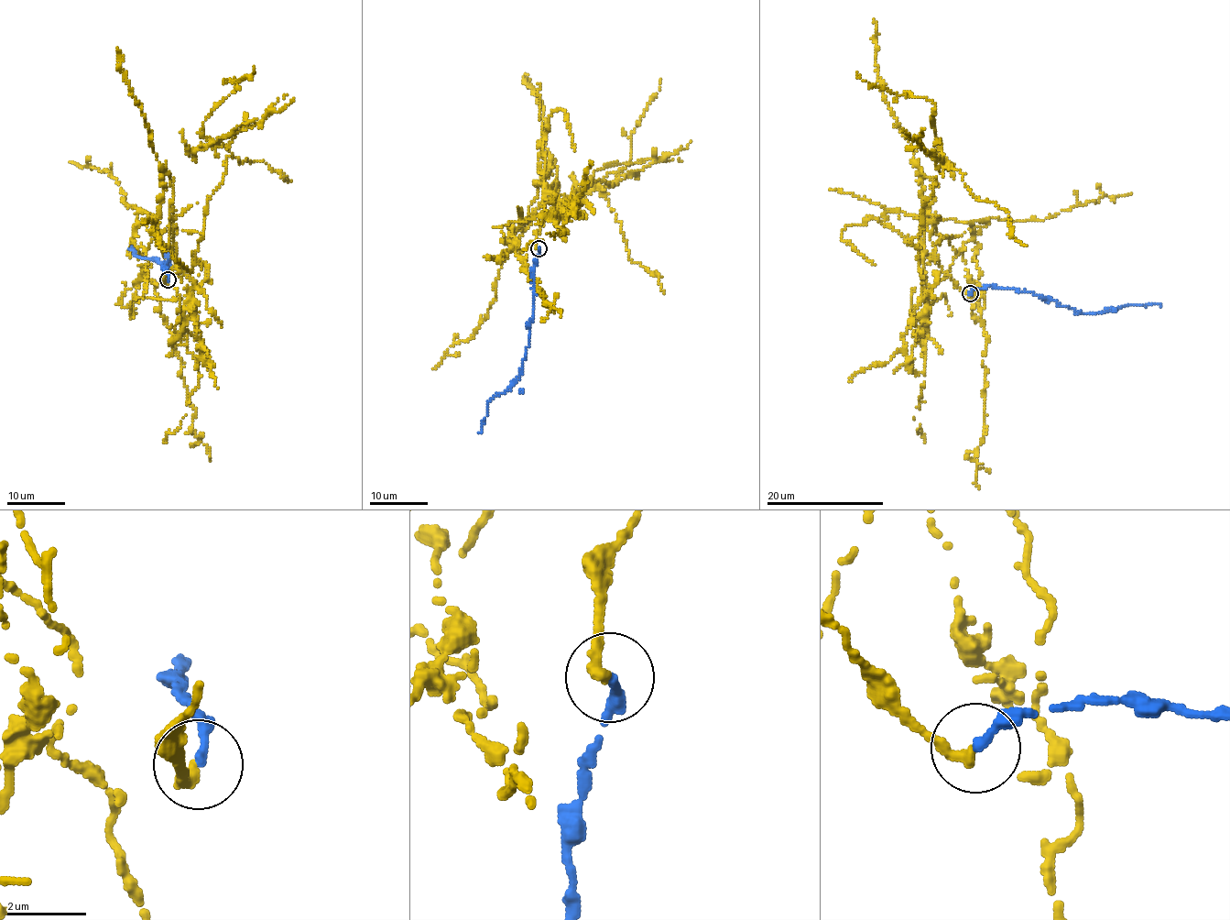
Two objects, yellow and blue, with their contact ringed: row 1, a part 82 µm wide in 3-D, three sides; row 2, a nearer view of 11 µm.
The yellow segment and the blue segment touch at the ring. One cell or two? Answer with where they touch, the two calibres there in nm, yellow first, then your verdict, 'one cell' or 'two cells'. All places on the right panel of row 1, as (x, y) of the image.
at (970, 293); 320 nm thick on the yellow side, 240 nm on the other; two cells

